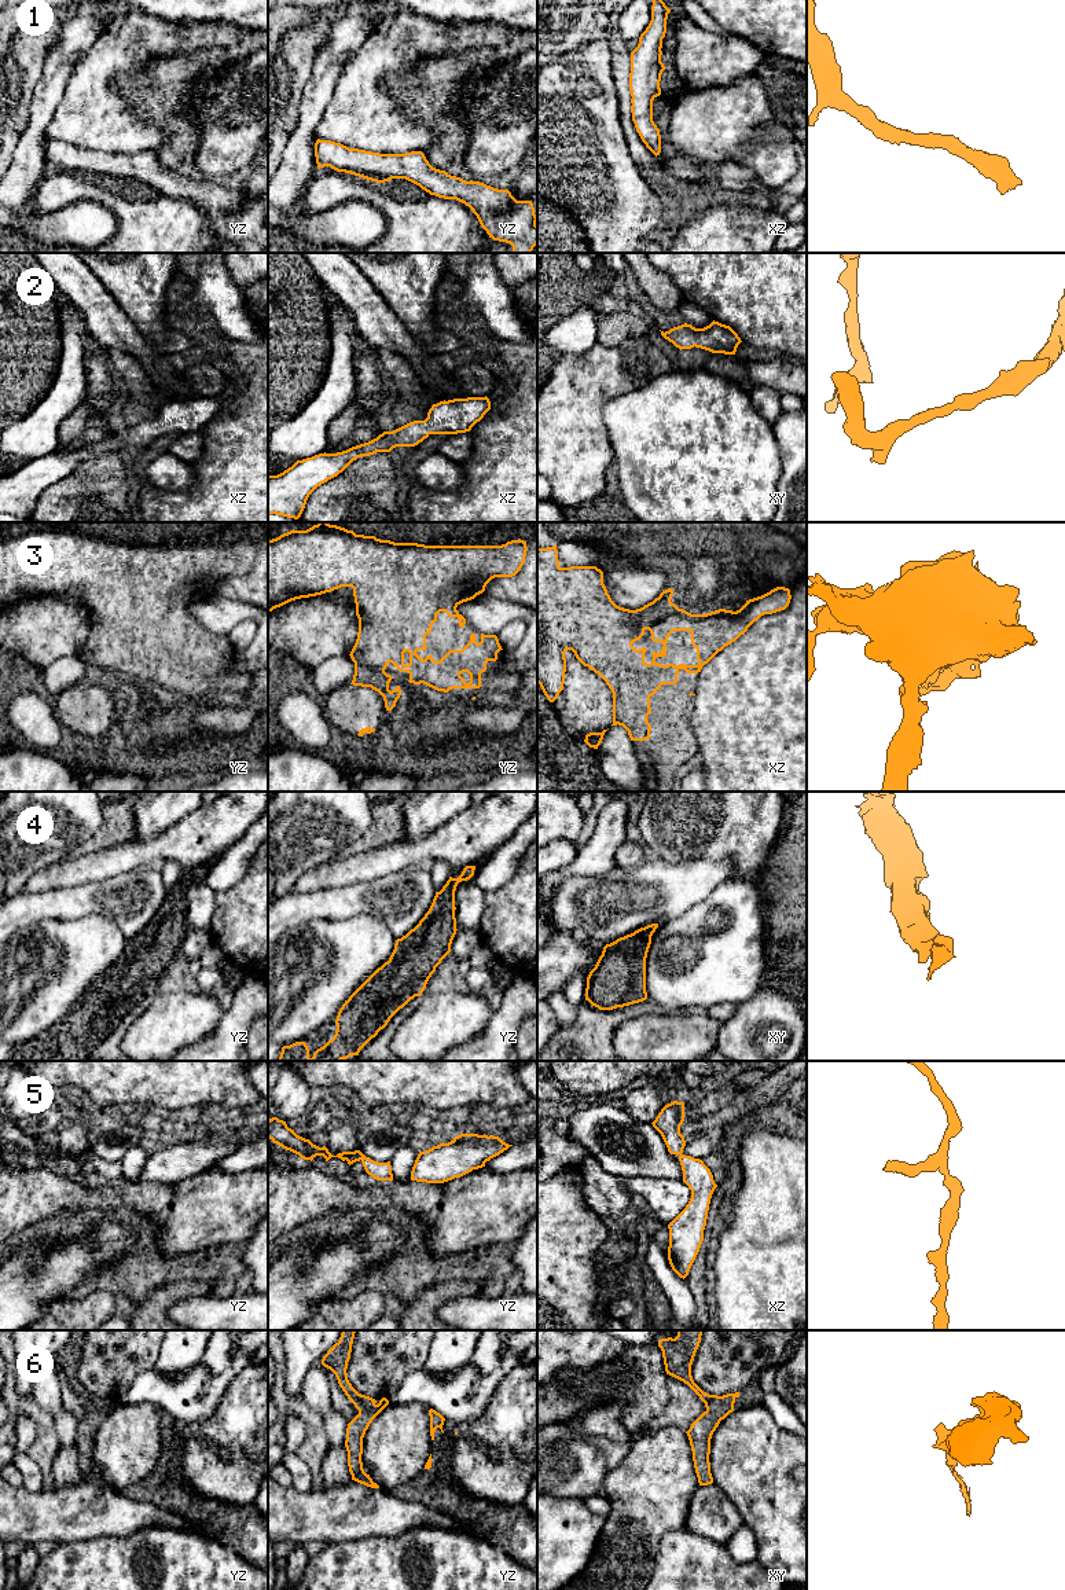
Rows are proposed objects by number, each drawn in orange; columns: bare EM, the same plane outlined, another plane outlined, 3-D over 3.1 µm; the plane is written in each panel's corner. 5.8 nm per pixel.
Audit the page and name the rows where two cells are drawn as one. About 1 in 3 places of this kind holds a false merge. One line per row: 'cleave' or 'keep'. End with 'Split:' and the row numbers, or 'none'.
1: keep
2: keep
3: cleave
4: keep
5: keep
6: keep
Split: 3

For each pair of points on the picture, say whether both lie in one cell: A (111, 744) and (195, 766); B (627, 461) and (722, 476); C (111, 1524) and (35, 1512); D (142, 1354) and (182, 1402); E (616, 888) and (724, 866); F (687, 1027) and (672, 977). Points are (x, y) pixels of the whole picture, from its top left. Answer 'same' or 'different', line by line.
A: same
B: same
C: same
D: different
E: same
F: different

